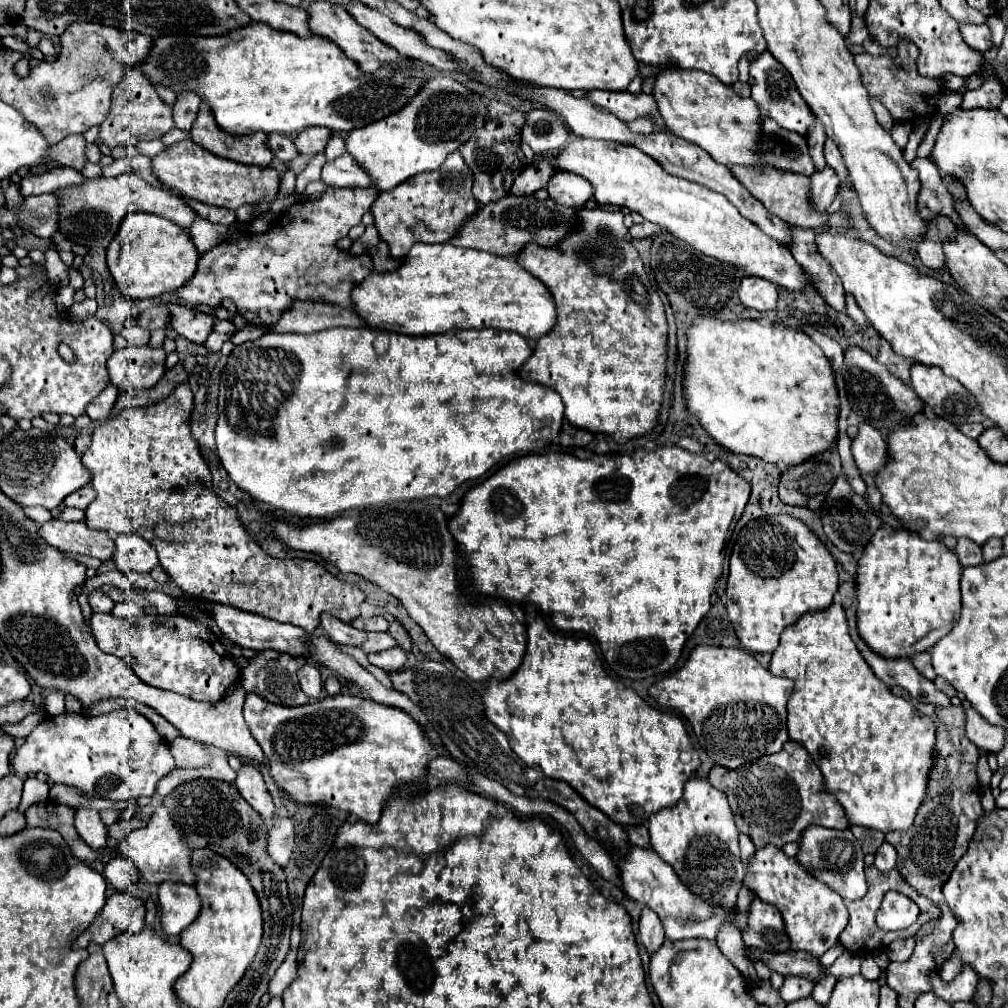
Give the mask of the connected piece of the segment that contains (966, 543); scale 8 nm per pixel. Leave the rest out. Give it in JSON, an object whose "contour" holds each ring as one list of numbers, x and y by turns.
{"contour":[[967,538,958,539,954,551,956,551,962,567,980,565,980,563,984,561,984,559,982,559,982,547]]}

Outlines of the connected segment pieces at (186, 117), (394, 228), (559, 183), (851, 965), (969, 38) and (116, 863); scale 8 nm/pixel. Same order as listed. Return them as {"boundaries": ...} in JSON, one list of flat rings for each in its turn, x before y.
{"boundaries":[[[194,91,180,93,178,101,174,105,174,123,176,123,176,127,190,129,192,123,194,123,194,119,196,119,200,103,202,103,202,99]],[[458,151,450,153,436,171,418,173,398,187,384,191,372,203,370,213,374,215,374,227,380,237,390,245,392,257,406,257,416,241,422,243,448,243,470,215,476,213,478,205,472,197,472,175]],[[556,171,552,175,552,179,546,185,546,191,554,203,572,209,586,205,586,201,594,195,594,189,590,183,586,183,586,179,564,171]],[[844,951,826,971,826,975,836,975,836,977,840,977,840,975,850,977,856,973,860,973,860,955,848,953,848,951]],[[960,23,960,33,962,33,964,41,972,49,976,49,980,53,990,51,992,39,990,39,990,27,986,23,980,23,980,25,976,25,976,23]],[[116,855,106,867,104,867,104,877,114,885,118,891,126,891,136,879,138,879,138,869,130,859,124,855]]]}

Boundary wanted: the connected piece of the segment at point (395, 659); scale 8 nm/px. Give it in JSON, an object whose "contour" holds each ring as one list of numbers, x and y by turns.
{"contour":[[394,647,394,649,382,651,382,653,370,653,368,661,370,661,370,665,392,673,392,671,398,671,398,669,404,667,406,653,402,651,402,647]]}

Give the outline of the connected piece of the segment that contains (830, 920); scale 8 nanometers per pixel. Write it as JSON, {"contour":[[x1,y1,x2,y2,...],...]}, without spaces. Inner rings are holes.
{"contour":[[776,845,756,849,746,869,744,885,758,899,764,899,782,913,786,933,790,935,794,951,810,951,812,955,822,957,832,945,838,943,838,935,848,923,844,899,834,893,826,883,818,881,810,871,806,871,796,857,784,855,784,851]]}

